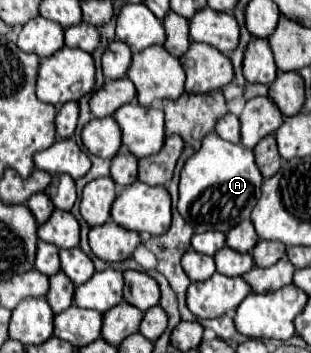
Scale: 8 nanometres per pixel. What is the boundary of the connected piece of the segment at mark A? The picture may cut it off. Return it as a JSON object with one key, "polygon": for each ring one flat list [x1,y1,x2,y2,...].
{"polygon":[[210,132,202,140,200,150,196,150,184,162,180,174,178,212,194,228,194,232,220,230,226,234,232,226,236,226,244,218,250,218,260,198,262,180,264,178,254,162,252,150,240,144,230,144,218,134]]}

